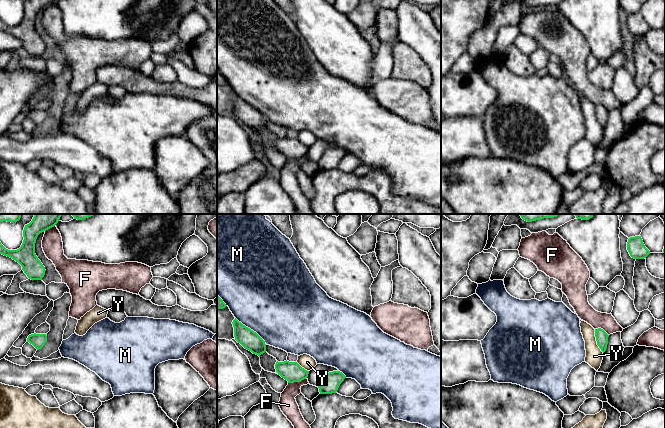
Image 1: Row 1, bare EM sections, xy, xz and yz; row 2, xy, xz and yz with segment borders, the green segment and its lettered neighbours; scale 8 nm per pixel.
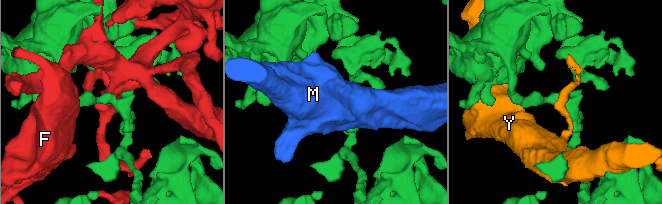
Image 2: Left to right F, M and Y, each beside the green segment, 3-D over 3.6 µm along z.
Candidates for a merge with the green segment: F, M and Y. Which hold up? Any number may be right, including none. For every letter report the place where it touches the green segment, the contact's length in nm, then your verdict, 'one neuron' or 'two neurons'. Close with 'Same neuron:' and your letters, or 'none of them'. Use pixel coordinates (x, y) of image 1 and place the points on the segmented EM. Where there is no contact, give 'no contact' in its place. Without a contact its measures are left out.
F: xz (297, 381) | 160 nm | two neurons
M: xz (249, 328) | 320 nm | two neurons
Y: yz (596, 340) | 200 nm | two neurons
Same neuron: none of them

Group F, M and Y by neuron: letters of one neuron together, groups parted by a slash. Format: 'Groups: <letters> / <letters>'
Groups: F / M / Y

